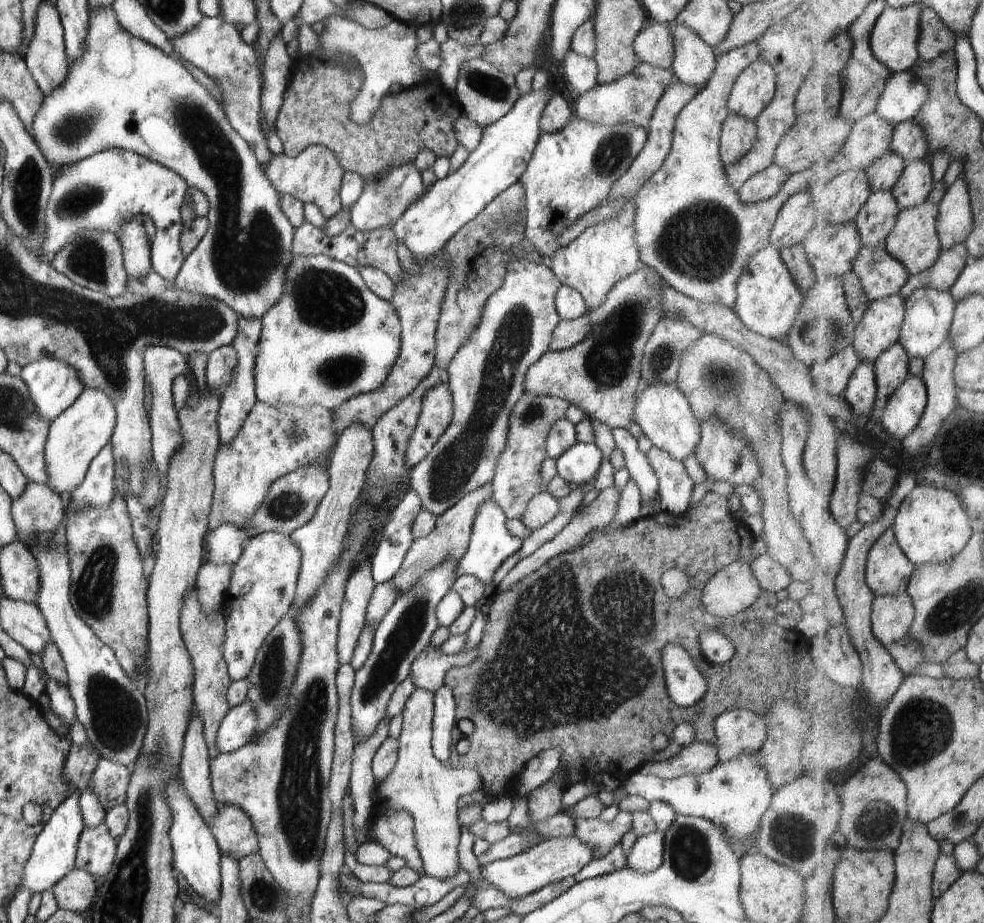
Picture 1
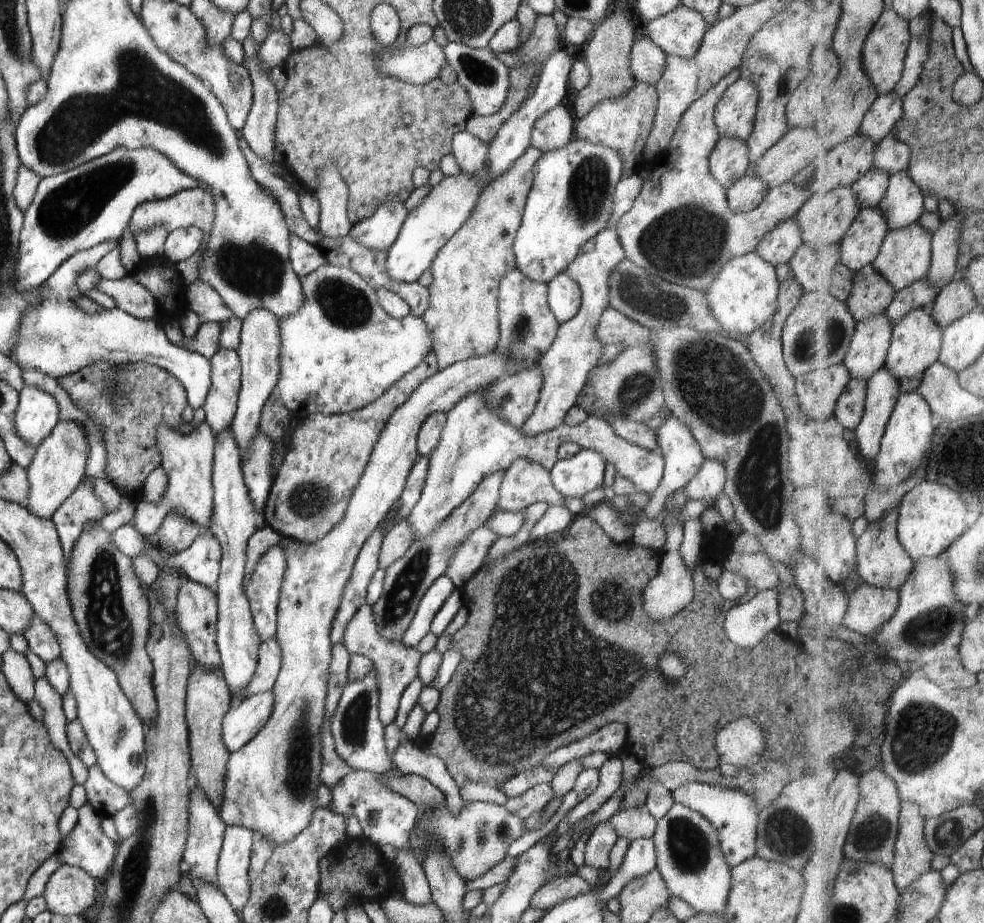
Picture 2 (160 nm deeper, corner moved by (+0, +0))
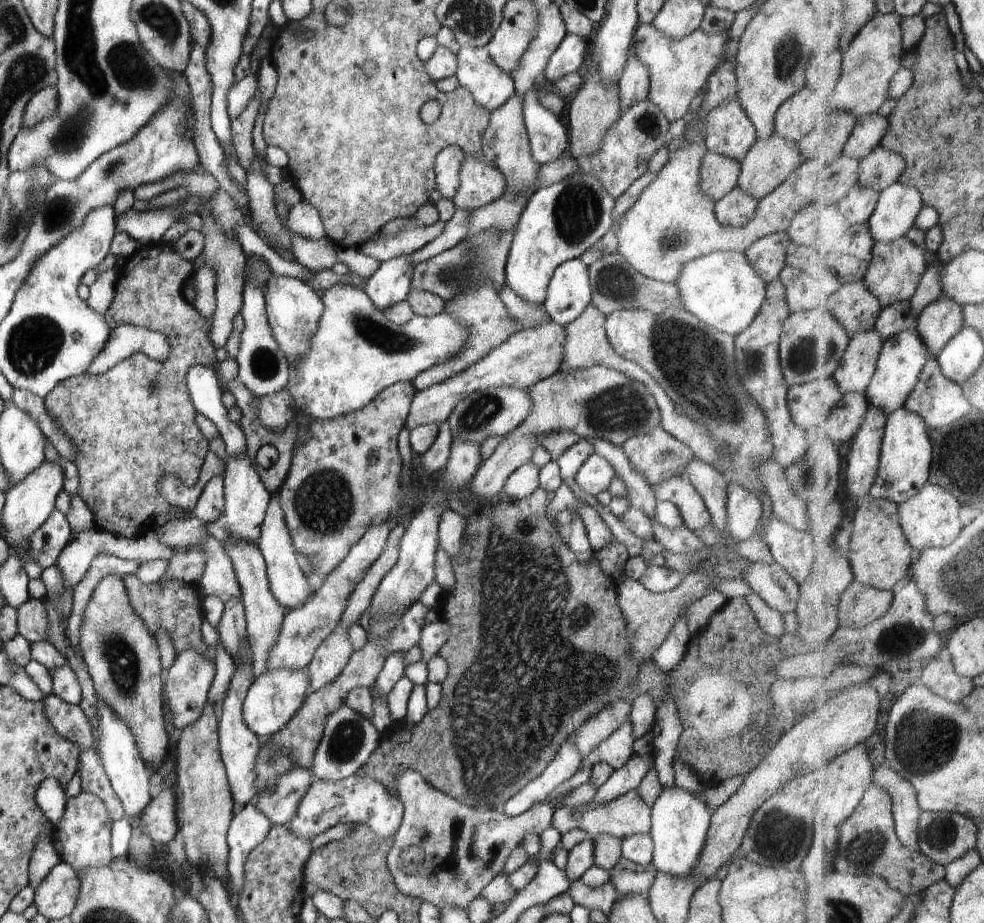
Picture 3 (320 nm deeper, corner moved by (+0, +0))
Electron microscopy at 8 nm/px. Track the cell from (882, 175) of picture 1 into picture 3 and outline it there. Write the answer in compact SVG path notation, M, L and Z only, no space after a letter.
M859 182L839 207L851 225L868 224L876 212L880 197L881 193Z

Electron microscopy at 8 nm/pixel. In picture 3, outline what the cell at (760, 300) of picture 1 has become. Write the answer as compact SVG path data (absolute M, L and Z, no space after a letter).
M718 251L682 263L674 282L679 304L698 320L735 337L754 320L767 287L748 264L744 253Z

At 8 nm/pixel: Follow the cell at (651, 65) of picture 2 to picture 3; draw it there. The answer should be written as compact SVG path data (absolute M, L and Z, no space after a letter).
M629 54L625 69L618 81L621 114L637 102L648 99L649 70L638 55Z

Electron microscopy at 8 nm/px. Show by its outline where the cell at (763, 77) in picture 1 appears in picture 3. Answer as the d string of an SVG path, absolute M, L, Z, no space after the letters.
M736 97L721 102L705 119L707 150L739 163L758 139L754 125Z

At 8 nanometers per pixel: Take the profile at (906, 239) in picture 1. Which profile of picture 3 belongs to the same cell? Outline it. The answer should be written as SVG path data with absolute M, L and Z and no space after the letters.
M907 237L889 243L878 241L875 244L874 262L870 265L865 281L870 290L882 301L883 306L887 307L900 300L911 301L929 267L926 251L918 248Z

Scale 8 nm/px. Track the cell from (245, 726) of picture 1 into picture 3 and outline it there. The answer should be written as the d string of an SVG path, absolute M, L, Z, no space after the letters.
M273 670L257 676L247 690L243 702L243 721L260 739L276 735L300 710L305 698L311 692L310 675L307 670Z

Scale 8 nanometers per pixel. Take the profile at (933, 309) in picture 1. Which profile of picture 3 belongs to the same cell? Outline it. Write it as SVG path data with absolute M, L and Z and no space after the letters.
M904 331L887 340L879 358L875 377L866 392L871 404L883 410L887 417L904 409L914 389L917 388L930 358L928 347L918 332Z

